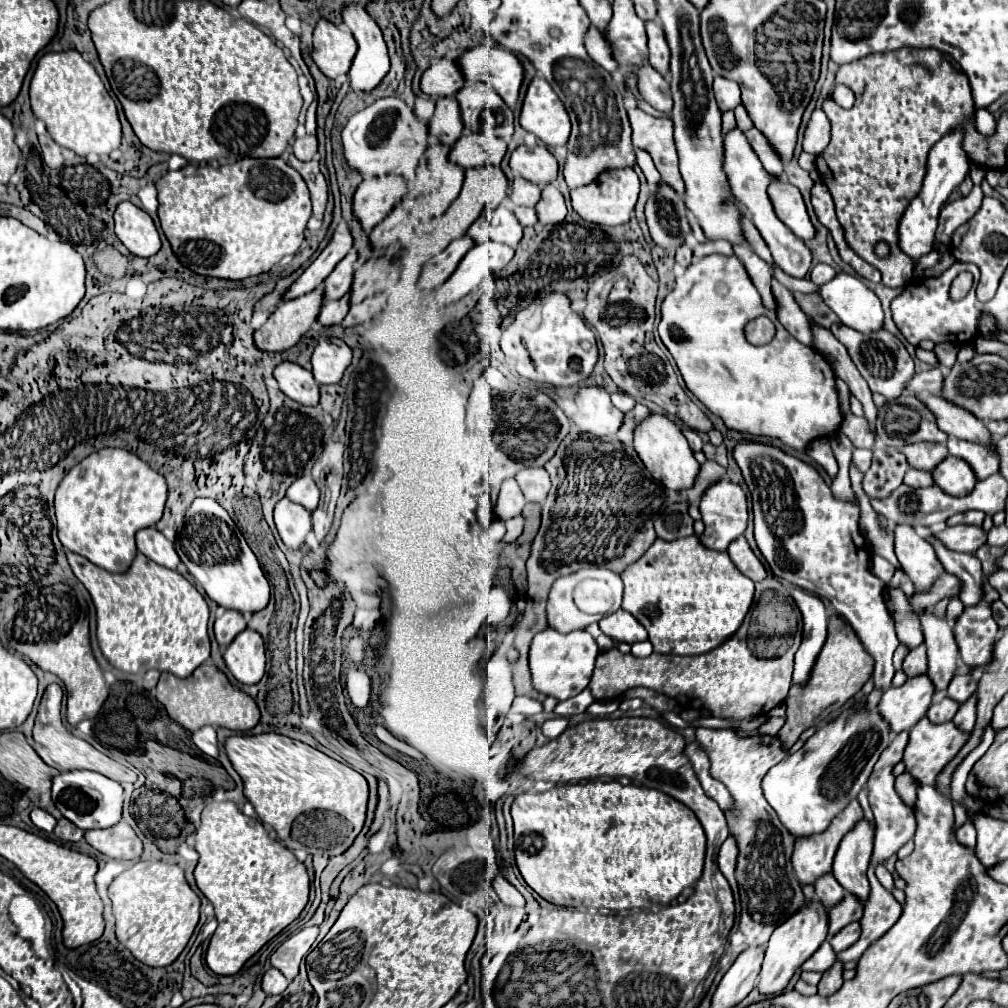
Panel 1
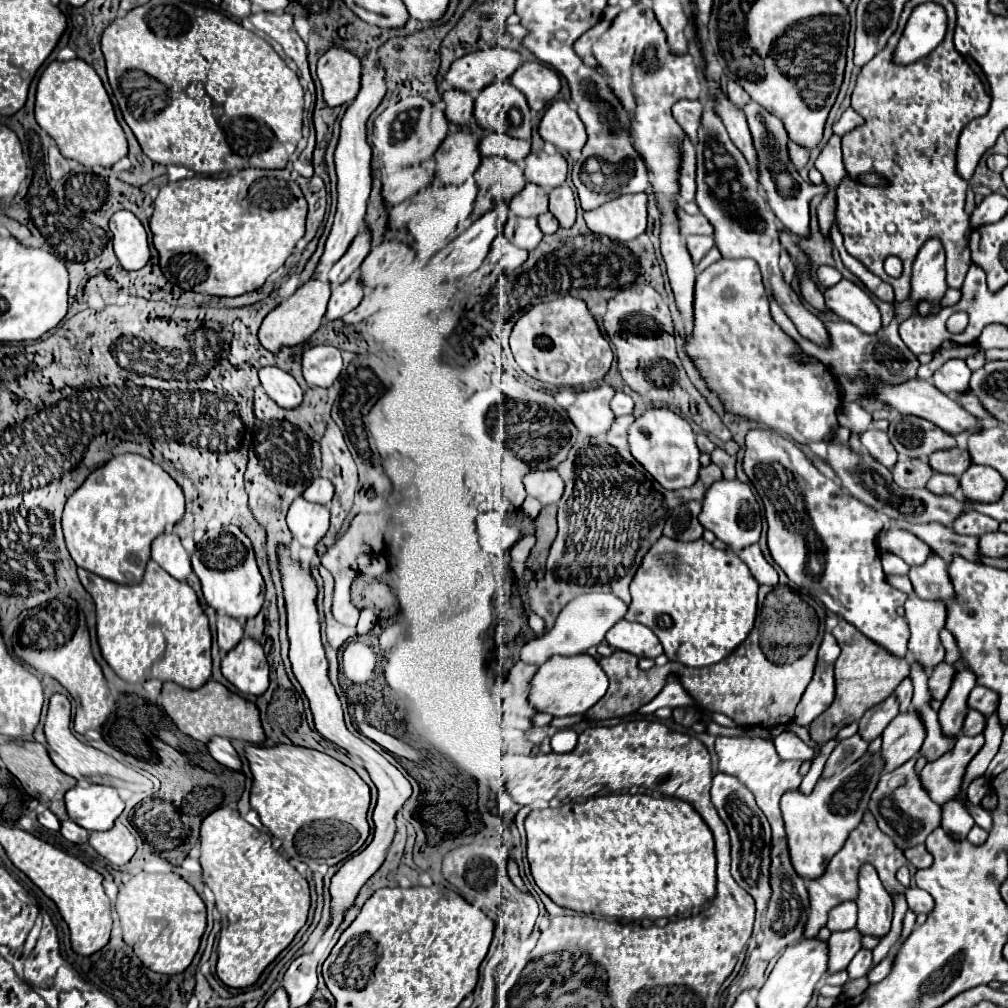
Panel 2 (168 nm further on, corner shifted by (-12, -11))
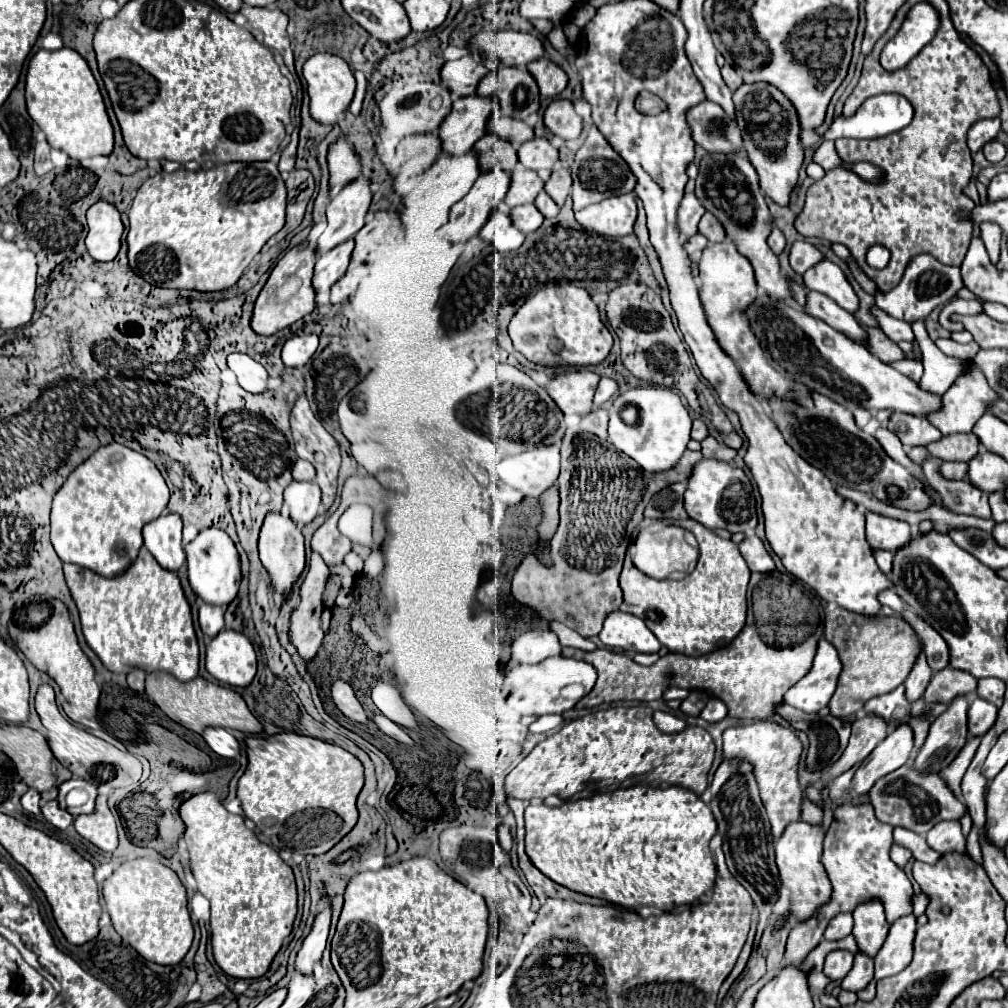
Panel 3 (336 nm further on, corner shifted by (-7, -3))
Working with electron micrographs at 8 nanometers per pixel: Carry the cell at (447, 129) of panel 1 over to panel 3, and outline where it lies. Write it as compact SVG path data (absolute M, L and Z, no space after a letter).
M469 53L457 61L447 61L441 69L441 81L455 97L471 97L487 71L485 61L477 53Z

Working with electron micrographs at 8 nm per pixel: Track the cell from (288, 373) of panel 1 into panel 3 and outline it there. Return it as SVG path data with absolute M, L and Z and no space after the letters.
M231 353L227 357L229 369L237 375L239 385L249 393L265 393L269 391L269 373L265 365L257 363L253 357L245 353Z

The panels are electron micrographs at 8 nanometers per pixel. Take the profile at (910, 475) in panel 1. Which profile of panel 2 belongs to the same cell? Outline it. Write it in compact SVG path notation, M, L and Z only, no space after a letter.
M934 473L932 479L928 481L926 485L930 491L942 495L956 495L956 491L960 489L960 479L958 477L952 477L952 475L942 475L942 473Z

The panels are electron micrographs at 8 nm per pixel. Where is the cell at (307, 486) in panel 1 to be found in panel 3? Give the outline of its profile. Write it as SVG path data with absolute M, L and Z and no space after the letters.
M303 459L295 461L295 467L293 467L293 479L295 481L313 481L315 479L315 467Z

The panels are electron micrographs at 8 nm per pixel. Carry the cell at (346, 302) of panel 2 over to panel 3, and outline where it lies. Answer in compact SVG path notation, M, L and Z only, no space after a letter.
M347 241L335 251L329 251L327 255L321 255L315 265L315 277L313 277L313 287L319 299L327 299L331 287L347 273L349 261L351 261L351 251L353 251L353 241Z

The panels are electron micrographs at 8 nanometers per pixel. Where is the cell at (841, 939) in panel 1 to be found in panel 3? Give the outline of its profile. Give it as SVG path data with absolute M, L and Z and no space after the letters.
M863 951L855 953L855 963L851 971L841 981L841 987L847 991L859 991L873 979L873 959Z

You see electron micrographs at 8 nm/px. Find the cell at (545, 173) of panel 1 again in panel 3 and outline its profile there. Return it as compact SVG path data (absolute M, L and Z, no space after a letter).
M531 139L519 147L519 163L525 169L547 169L553 171L555 163L559 161L559 151L547 139Z

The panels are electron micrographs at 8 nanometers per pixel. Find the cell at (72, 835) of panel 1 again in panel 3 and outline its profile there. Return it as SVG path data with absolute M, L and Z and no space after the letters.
M51 801L51 803L43 805L41 811L43 811L45 819L47 819L51 825L55 825L57 829L67 829L69 825L73 825L73 817L71 817L67 811L63 811L63 809L57 805L57 801Z

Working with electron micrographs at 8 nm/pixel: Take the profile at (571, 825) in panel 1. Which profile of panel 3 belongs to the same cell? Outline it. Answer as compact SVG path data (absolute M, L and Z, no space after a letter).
M677 785L621 787L611 793L596 793L587 799L565 801L561 807L549 807L545 803L529 805L525 809L525 829L525 851L543 875L571 891L625 909L657 907L661 911L671 911L677 905L699 899L715 881L715 861L709 851L709 841L717 823L711 809L693 791L685 791Z

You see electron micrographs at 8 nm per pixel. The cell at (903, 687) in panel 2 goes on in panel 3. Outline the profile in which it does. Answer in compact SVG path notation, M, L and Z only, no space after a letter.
M899 685L897 689L873 697L871 701L865 703L865 711L867 713L877 713L883 719L887 719L889 727L895 727L899 723L907 723L909 721L909 703L905 697L905 687Z

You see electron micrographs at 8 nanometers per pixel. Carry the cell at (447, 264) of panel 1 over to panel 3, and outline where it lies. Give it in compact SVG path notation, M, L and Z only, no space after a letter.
M499 169L483 171L479 175L469 195L451 209L449 223L445 225L449 243L465 243L481 231L483 223L487 223L487 215L491 215L497 203L503 201L509 189L509 179L509 173Z

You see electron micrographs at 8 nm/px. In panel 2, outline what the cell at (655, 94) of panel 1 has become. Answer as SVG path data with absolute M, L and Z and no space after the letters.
M682 99L680 103L674 105L674 119L676 123L684 129L684 133L690 137L690 141L696 145L698 139L698 127L700 127L700 119L702 119L702 103L700 101L688 101Z

